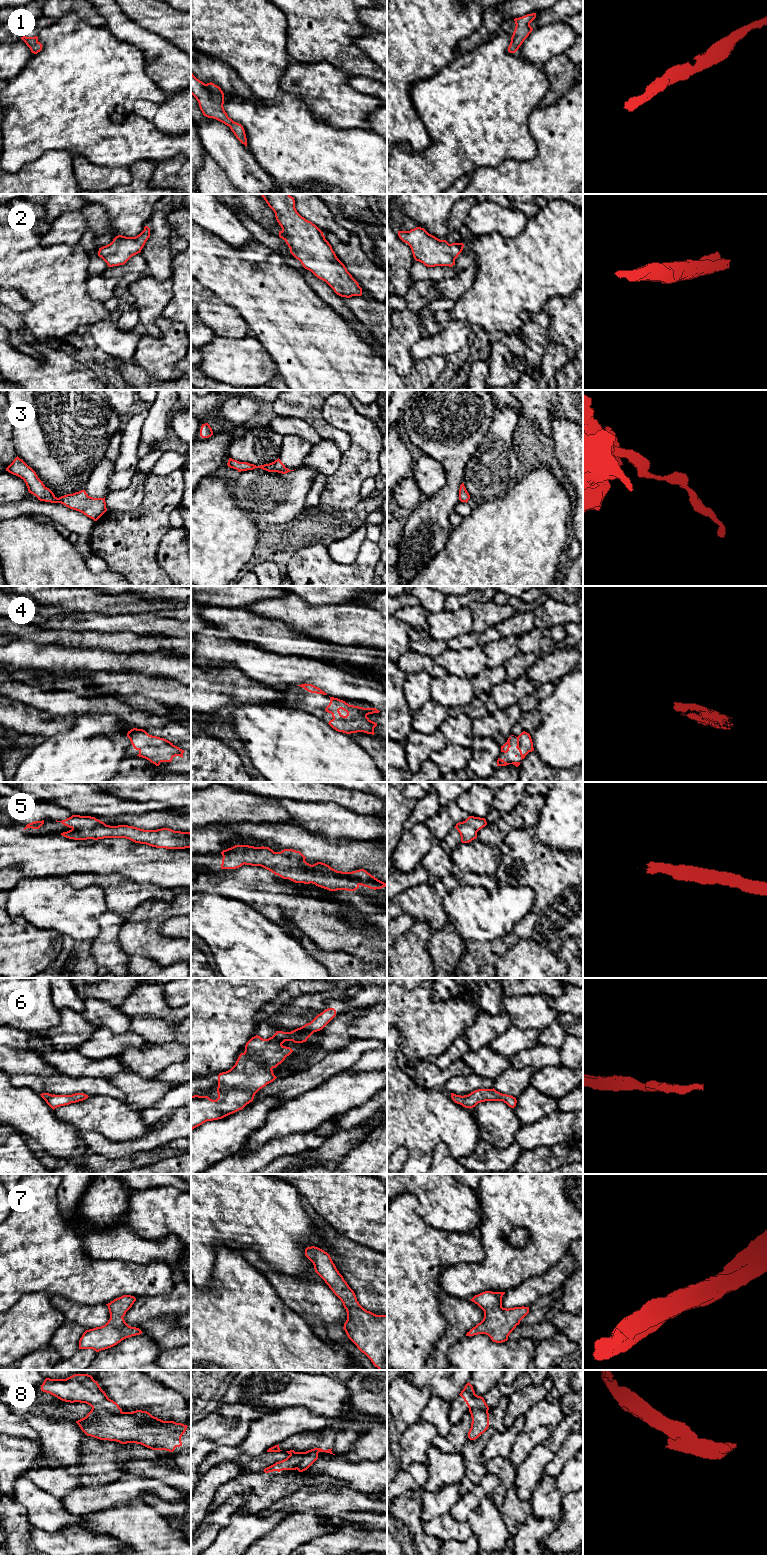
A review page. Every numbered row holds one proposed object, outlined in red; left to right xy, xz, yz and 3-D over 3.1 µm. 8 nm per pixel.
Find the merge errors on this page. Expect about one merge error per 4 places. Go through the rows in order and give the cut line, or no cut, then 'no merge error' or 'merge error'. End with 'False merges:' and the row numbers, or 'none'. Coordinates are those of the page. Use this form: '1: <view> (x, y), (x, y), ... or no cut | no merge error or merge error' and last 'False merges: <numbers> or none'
1: no cut | no merge error
2: no cut | no merge error
3: no cut | no merge error
4: no cut | no merge error
5: no cut | no merge error
6: no cut | no merge error
7: no cut | no merge error
8: xy (92, 1406), (104, 1408), (113, 1413), (121, 1412) | merge error
False merges: 8

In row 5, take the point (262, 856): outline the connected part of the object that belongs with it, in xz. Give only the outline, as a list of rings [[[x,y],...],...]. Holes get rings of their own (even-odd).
[[[235,845],[223,850],[221,854],[221,869],[236,869],[244,864],[261,866],[283,879],[295,883],[312,883],[329,891],[355,891],[360,885],[374,890],[387,887],[386,883],[364,869],[342,872],[322,862],[311,865],[300,851],[293,849],[274,852],[264,846]]]

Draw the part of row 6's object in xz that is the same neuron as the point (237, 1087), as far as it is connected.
[[[328,1008],[318,1014],[310,1023],[291,1032],[276,1031],[268,1039],[263,1039],[258,1035],[252,1037],[246,1043],[245,1051],[239,1055],[235,1065],[230,1070],[219,1073],[218,1098],[216,1100],[212,1100],[208,1096],[191,1096],[191,1130],[207,1121],[222,1119],[242,1110],[253,1101],[255,1094],[260,1089],[277,1078],[272,1069],[281,1064],[293,1052],[290,1047],[283,1046],[282,1044],[285,1041],[293,1041],[294,1043],[306,1042],[314,1032],[322,1030],[335,1016],[336,1010]]]

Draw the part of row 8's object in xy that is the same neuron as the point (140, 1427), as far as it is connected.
[[[93,1407],[76,1423],[87,1436],[121,1444],[136,1443],[152,1450],[169,1452],[182,1446],[181,1437],[188,1427],[174,1421],[163,1421],[147,1411],[113,1414]]]

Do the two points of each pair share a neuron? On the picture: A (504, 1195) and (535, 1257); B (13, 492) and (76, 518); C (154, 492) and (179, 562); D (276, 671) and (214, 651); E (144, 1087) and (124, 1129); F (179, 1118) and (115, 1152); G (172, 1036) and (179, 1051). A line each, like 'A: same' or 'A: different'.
A: same
B: different
C: different
D: same
E: different
F: same
G: different

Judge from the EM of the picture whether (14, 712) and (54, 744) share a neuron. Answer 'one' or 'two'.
two

